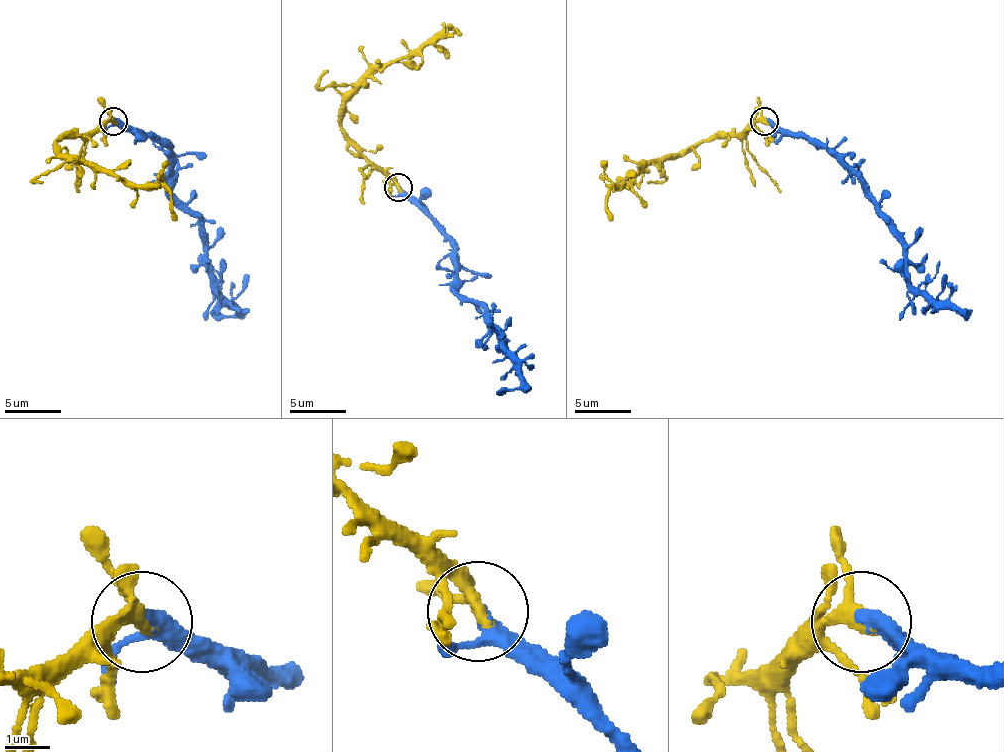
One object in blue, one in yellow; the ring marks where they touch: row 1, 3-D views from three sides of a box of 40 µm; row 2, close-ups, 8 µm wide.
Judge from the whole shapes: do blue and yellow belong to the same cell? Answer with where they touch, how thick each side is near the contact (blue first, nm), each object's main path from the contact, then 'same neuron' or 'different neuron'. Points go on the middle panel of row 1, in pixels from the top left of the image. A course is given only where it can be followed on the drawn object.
(398, 187) | 280/280 nm | blue via (397, 188), (434, 222), (454, 253), (454, 287), (485, 309), (504, 340), (521, 383), (496, 394) | yellow via (397, 188), (341, 126), (341, 109), (380, 67), (445, 39), (454, 30), (462, 33) | same neuron

